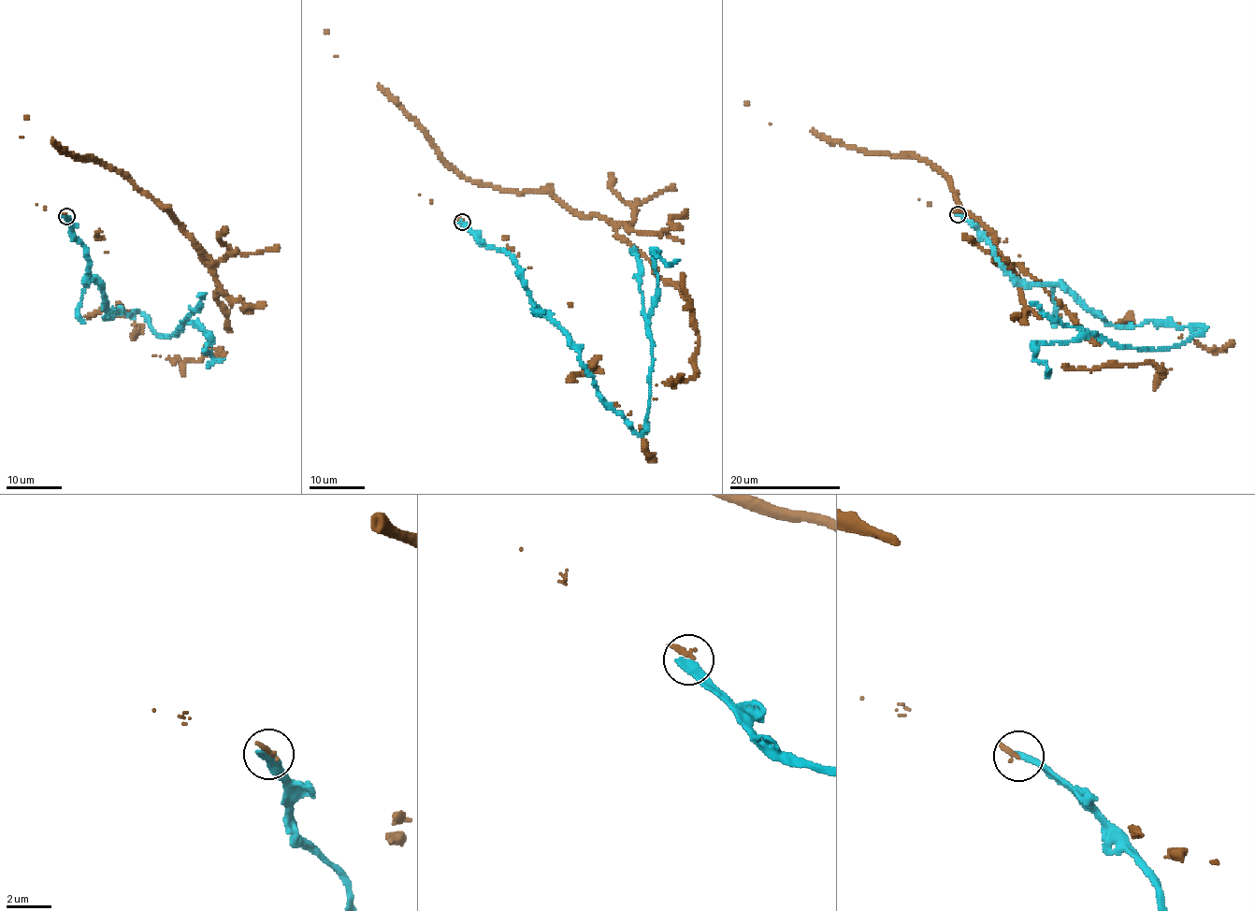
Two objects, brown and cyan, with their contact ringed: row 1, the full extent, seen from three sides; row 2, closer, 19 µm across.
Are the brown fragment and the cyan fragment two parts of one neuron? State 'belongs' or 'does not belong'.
does not belong

